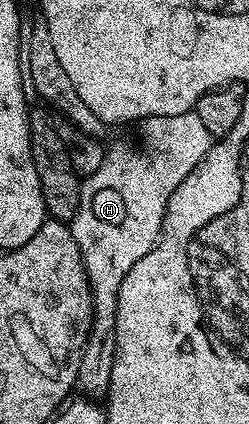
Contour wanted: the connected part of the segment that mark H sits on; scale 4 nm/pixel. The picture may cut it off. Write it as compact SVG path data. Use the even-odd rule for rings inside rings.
M186 111L185 113L177 113L173 117L165 117L164 115L158 115L151 121L151 127L153 127L153 135L147 131L143 135L143 144L140 145L137 151L134 151L131 147L115 147L104 154L101 161L101 169L97 169L97 173L86 176L82 180L79 189L79 208L74 217L69 221L69 226L73 237L77 241L79 246L79 252L83 258L83 264L85 265L85 273L87 274L87 280L91 286L91 300L93 301L93 317L91 318L91 328L87 334L87 344L83 350L83 356L81 357L81 365L79 366L79 372L75 378L78 390L86 398L92 401L99 401L104 398L107 386L111 380L111 370L113 369L113 357L115 356L115 322L117 321L117 293L121 289L121 281L125 281L125 273L129 273L129 269L133 269L133 265L137 265L137 261L141 261L141 257L145 257L145 253L149 253L149 249L155 247L155 243L159 239L159 234L163 231L163 214L167 208L167 202L169 197L173 197L173 189L177 189L177 185L181 185L181 181L185 181L185 177L189 177L189 173L193 173L193 169L197 169L197 165L202 159L207 156L209 149L211 148L213 137L209 133L209 129L205 129L205 124L201 122L201 117L197 117L194 111Z

